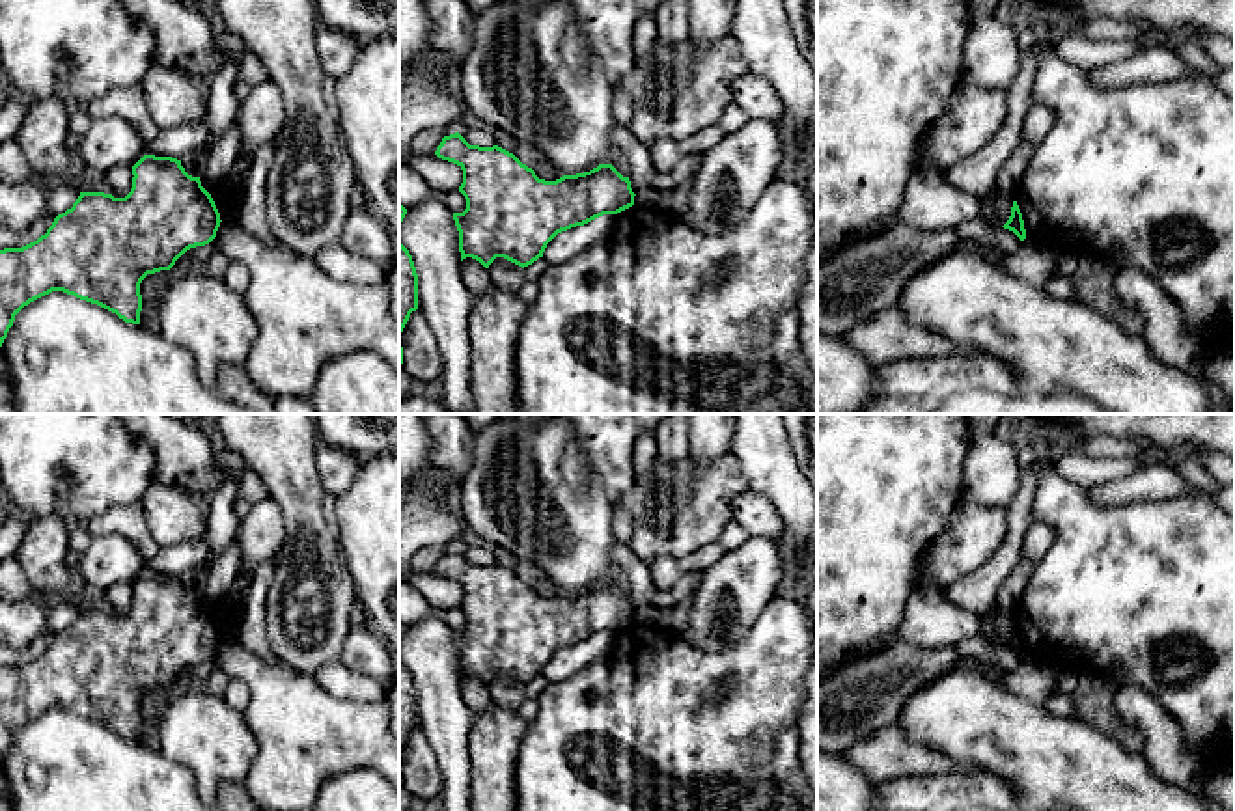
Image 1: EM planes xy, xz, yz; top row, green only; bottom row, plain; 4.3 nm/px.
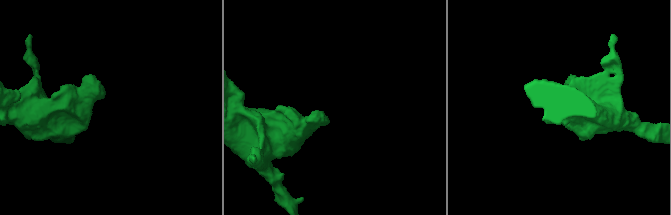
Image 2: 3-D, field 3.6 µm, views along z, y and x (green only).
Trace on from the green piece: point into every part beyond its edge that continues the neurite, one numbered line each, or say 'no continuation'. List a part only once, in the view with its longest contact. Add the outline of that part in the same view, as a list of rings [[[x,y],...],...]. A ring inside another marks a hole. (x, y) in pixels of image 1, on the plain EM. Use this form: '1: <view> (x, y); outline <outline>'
no continuation

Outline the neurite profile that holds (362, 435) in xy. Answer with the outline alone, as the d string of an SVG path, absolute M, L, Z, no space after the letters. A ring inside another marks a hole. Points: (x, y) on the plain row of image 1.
M313 414L317 440L360 462L399 451L399 414Z

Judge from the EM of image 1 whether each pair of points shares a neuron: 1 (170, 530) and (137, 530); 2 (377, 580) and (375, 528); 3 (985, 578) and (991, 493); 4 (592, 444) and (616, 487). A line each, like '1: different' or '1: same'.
1: different
2: same
3: different
4: same

